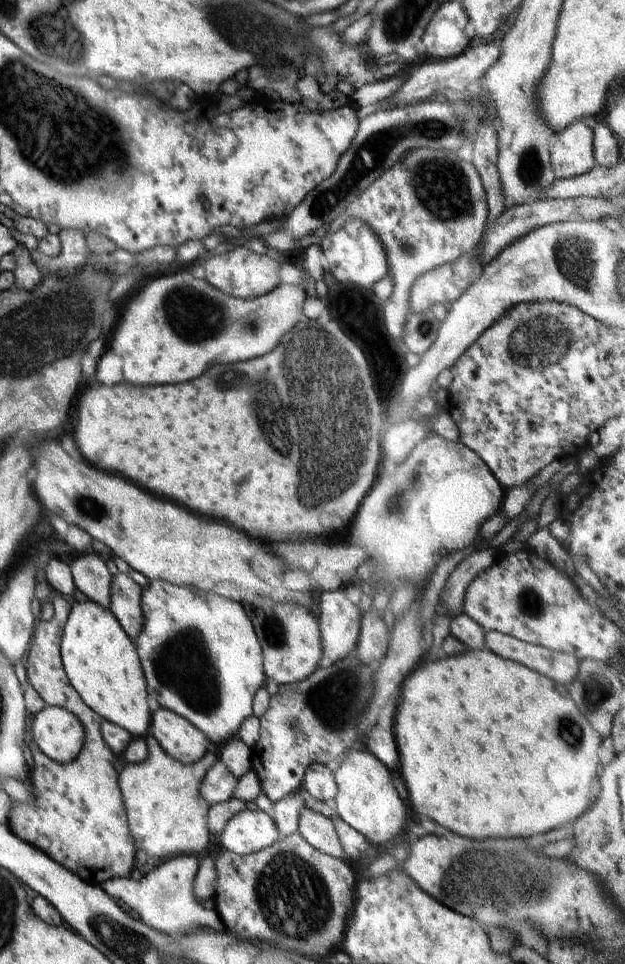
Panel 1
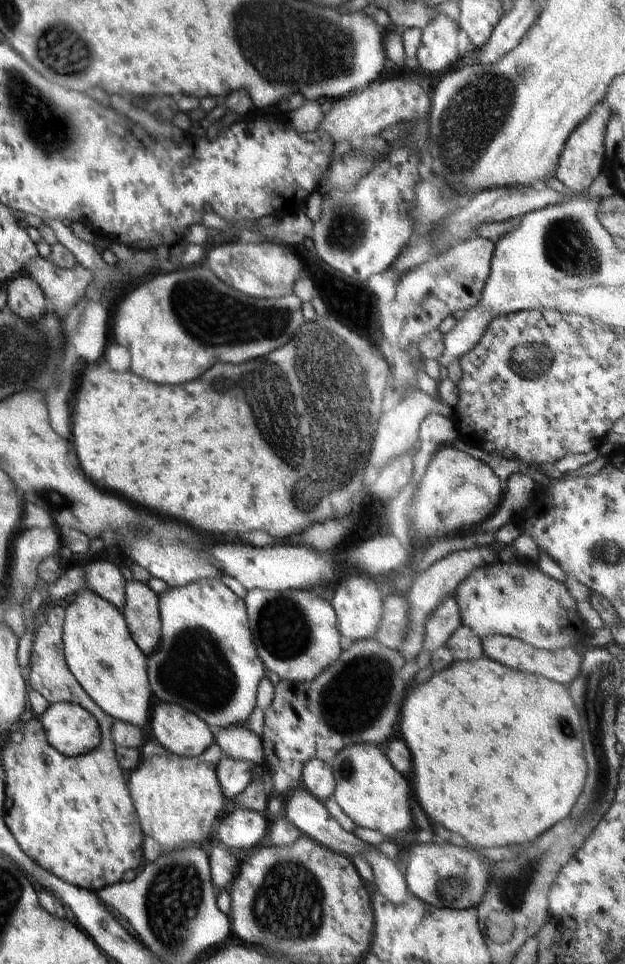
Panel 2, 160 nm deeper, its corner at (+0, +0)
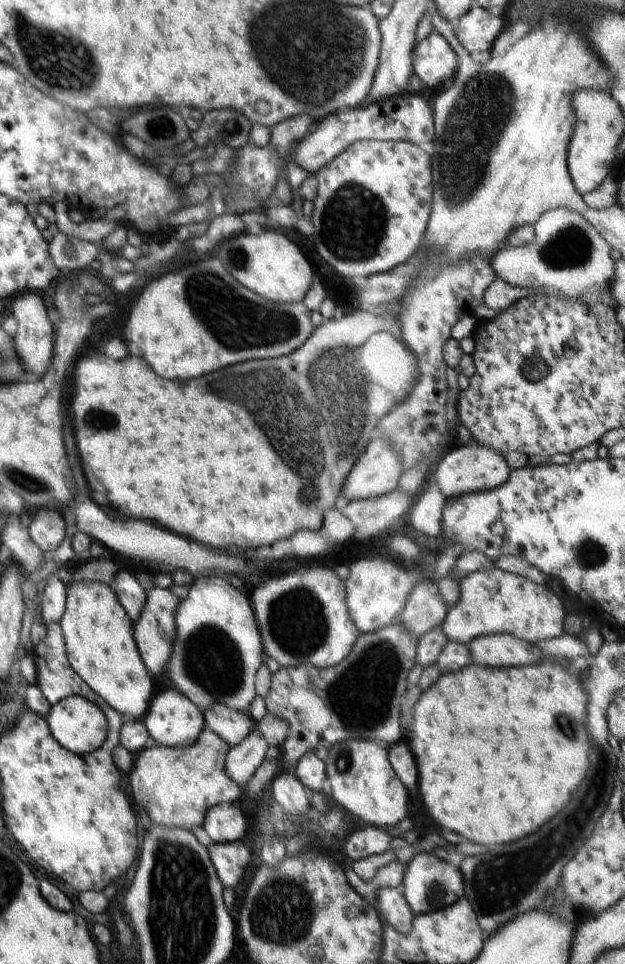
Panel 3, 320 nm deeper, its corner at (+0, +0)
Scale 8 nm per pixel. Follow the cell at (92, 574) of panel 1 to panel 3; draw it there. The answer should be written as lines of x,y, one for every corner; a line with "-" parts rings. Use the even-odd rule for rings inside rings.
117,570
110,588
116,593
121,607
129,614
130,620
135,623
140,618
146,604
146,593
142,585
134,578
133,572

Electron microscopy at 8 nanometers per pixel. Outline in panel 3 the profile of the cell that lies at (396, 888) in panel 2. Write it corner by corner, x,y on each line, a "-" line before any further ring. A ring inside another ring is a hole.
396,889
378,891
376,909
382,922
388,923
396,932
407,935
413,927
413,912
405,896

